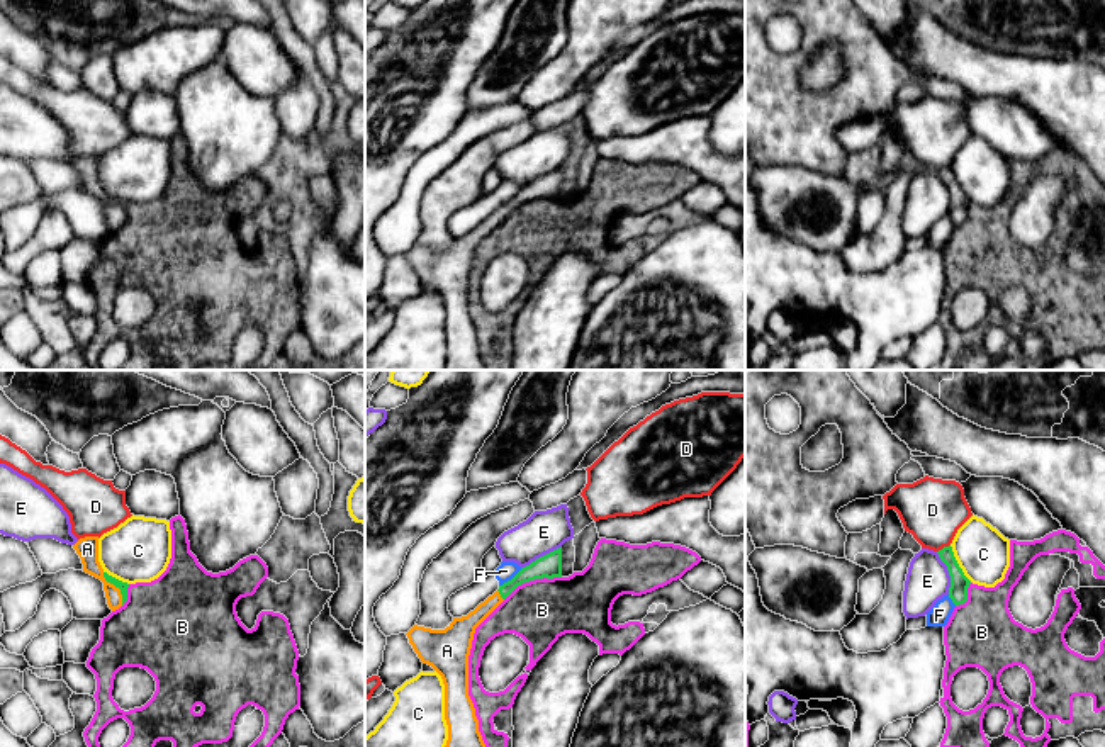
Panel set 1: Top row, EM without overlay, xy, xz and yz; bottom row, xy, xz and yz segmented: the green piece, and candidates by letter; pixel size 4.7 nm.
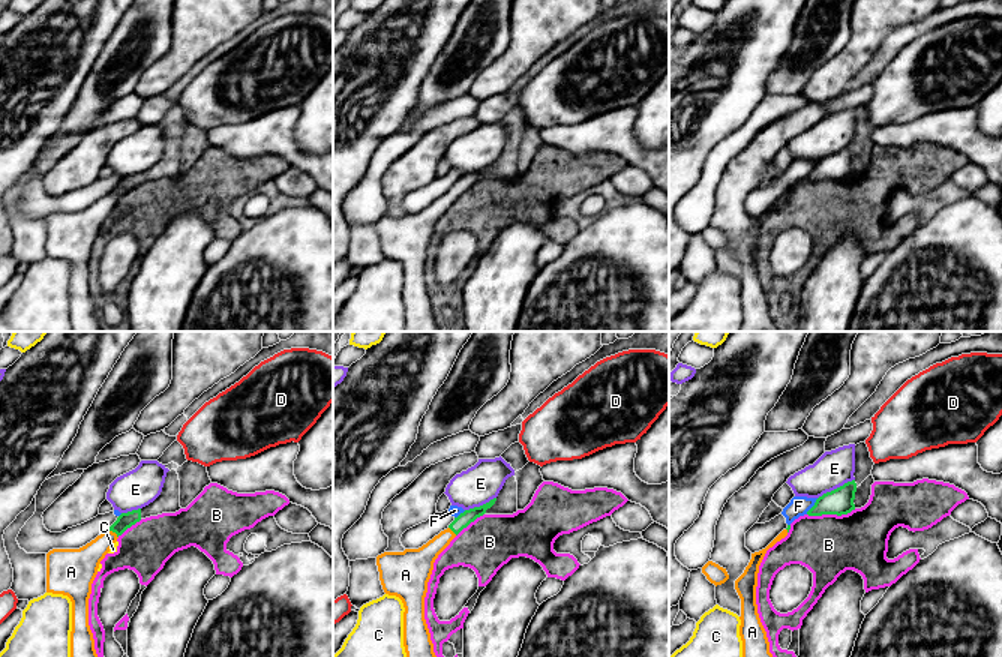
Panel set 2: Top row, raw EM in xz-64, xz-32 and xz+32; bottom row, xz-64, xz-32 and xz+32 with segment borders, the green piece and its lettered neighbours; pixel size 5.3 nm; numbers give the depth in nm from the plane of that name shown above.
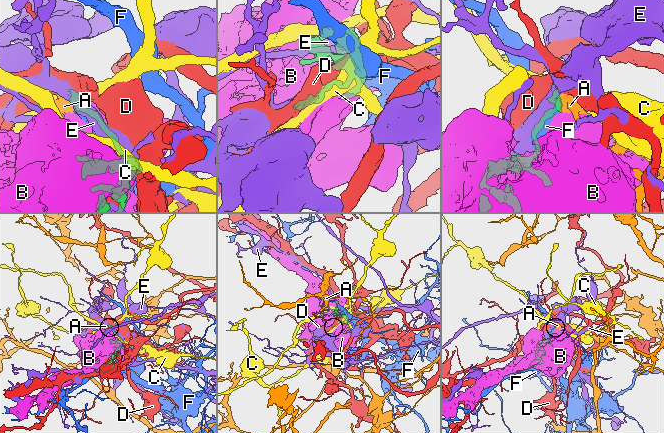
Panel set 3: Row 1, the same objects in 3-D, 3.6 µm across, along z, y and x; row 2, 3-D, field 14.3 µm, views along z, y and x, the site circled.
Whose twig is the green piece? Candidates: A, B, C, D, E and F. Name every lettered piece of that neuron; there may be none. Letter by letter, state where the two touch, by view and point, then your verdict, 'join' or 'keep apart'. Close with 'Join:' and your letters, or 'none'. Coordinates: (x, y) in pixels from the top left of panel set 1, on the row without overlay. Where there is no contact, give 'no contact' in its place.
A: contact xy (117, 206); join
B: contact xz (532, 199); keep apart
C: contact yz (958, 184); keep apart
D: contact yz (944, 167); keep apart
E: contact yz (949, 192); keep apart
F: contact xz (513, 197); keep apart
Join: A

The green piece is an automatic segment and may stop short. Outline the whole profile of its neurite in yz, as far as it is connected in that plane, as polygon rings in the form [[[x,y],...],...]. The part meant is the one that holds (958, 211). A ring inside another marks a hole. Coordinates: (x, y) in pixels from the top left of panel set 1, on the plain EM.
[[[951,165],[944,166],[937,173],[940,180],[947,185],[951,195],[949,217],[956,226],[964,224],[968,221],[968,207],[971,200],[964,195],[962,188],[959,187]]]

